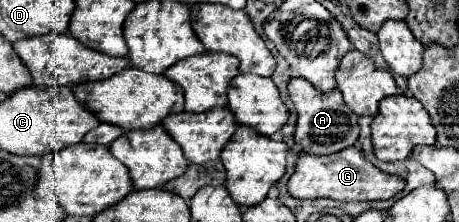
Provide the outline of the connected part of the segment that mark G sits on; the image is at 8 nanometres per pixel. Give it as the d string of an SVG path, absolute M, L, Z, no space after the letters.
M348 147L326 157L300 155L296 171L288 181L288 193L296 199L330 197L336 201L378 201L390 199L404 189L404 179L376 169L358 147Z

